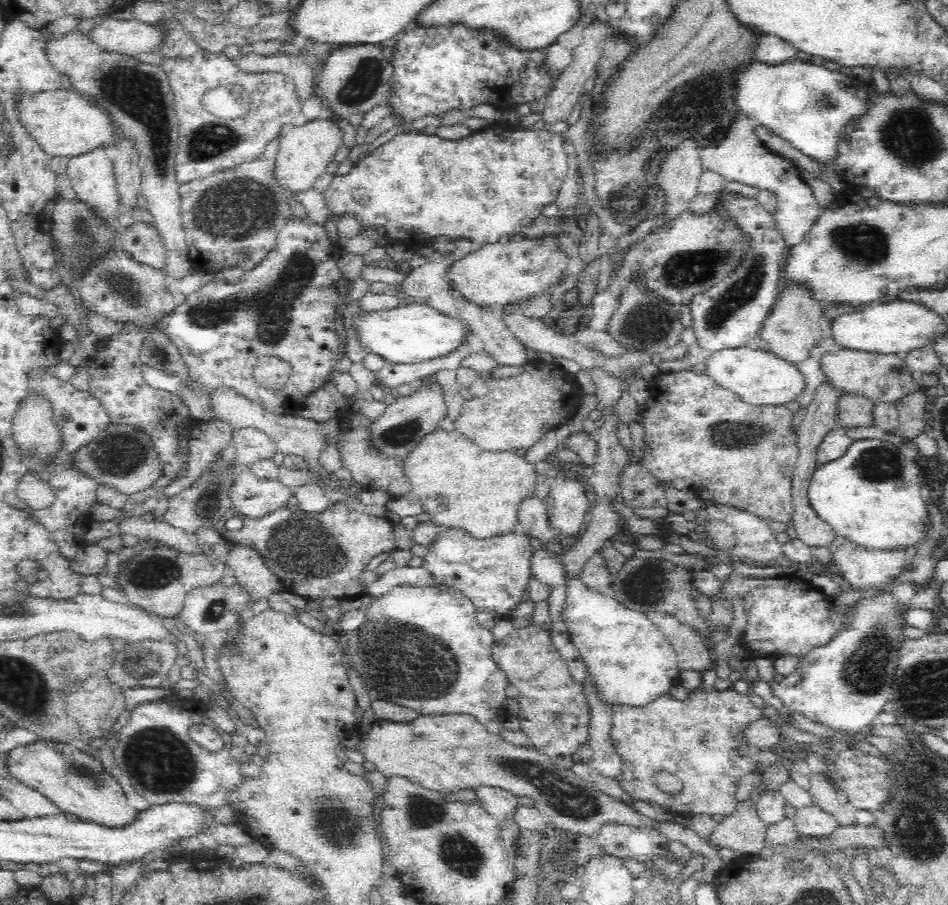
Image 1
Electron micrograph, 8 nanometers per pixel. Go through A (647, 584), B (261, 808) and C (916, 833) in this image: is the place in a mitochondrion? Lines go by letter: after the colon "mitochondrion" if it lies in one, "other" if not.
A: mitochondrion
B: other
C: mitochondrion

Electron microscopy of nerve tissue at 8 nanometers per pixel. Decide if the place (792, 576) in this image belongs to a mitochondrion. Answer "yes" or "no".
no

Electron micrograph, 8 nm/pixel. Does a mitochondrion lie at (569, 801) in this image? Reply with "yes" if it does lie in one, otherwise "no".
yes

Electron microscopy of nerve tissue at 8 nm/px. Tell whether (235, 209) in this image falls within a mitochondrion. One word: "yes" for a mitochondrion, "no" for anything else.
yes

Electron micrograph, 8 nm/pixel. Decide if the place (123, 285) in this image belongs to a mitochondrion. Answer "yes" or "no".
yes

